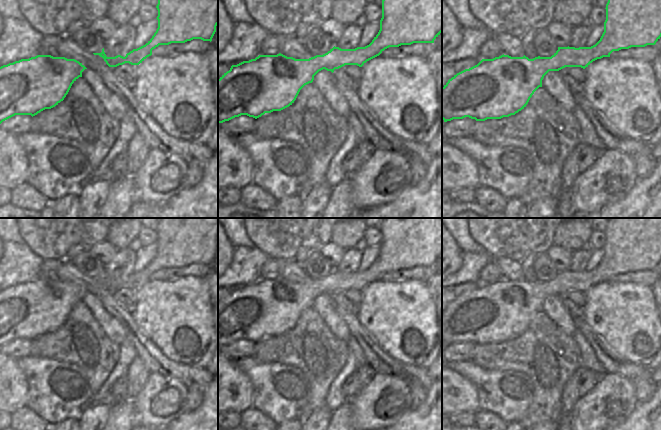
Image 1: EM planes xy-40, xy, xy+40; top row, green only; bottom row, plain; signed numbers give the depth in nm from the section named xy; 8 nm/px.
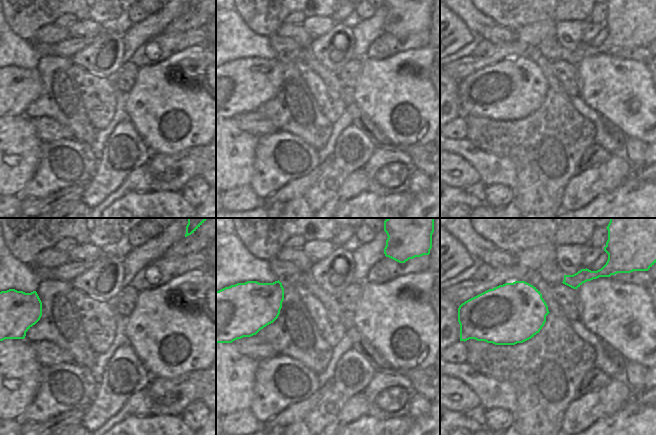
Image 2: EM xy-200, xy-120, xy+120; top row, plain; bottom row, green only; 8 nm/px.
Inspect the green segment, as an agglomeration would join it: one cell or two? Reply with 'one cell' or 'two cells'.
one cell

